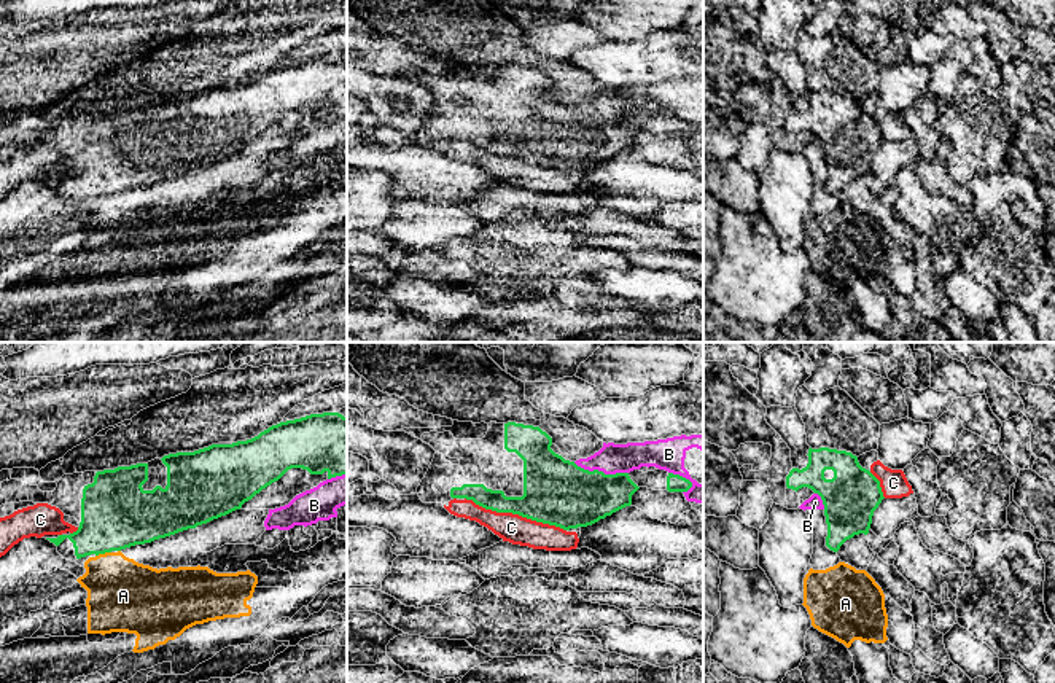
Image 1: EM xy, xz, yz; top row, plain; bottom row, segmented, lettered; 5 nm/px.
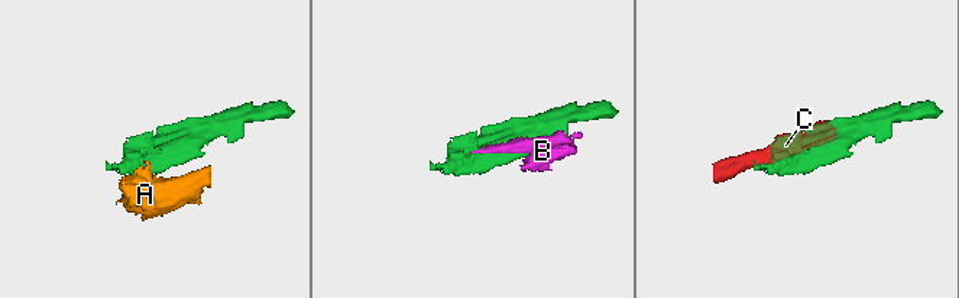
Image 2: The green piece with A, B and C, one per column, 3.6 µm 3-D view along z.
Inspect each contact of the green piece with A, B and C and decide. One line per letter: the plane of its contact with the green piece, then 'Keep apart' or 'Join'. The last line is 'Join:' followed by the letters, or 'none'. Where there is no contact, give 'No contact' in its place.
A: Touches green in xy. Keep apart
B: Touches green in xz. Keep apart
C: Touches green in xz. Keep apart
Join: none

